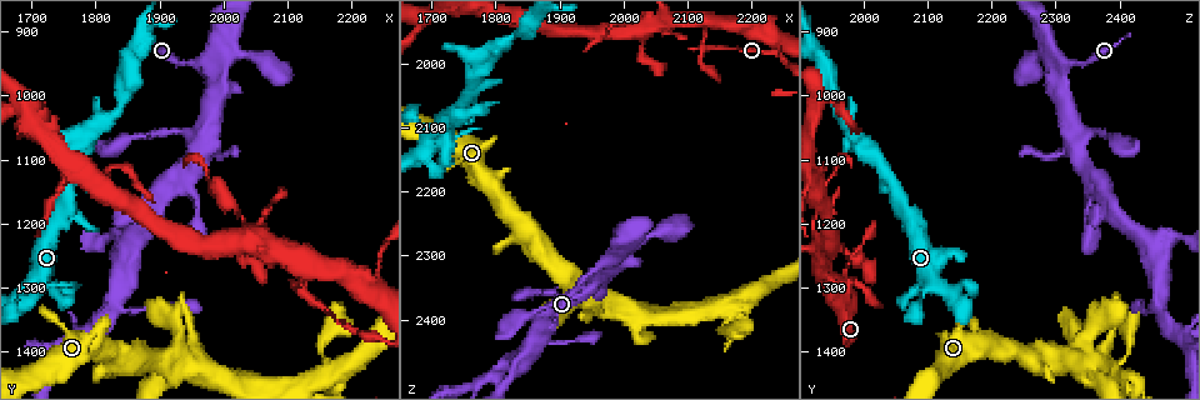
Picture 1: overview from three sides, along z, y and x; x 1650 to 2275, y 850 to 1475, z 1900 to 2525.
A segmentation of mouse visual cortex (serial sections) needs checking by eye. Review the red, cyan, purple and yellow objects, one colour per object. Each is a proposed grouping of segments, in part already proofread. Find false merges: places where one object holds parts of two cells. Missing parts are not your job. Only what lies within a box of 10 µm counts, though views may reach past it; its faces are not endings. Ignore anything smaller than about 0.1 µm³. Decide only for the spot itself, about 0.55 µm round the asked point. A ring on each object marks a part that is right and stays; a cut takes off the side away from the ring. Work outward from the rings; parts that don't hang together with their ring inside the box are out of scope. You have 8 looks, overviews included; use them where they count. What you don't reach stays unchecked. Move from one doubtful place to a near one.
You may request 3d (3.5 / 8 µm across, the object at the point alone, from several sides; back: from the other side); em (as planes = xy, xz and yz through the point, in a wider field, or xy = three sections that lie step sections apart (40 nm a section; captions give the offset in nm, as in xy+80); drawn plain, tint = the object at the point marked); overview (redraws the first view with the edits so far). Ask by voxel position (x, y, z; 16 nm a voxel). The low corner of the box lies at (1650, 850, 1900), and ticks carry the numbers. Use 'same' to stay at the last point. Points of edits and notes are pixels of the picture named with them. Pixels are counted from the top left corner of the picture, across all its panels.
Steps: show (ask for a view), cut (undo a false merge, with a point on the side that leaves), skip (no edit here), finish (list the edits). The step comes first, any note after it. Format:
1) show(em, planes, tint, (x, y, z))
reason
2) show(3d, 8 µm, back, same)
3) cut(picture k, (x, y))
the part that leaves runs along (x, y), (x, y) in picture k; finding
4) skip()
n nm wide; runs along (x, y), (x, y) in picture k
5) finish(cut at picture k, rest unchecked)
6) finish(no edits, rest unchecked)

show(3d, 3.5 µm, (1975, 945, 2310))
three-way junction

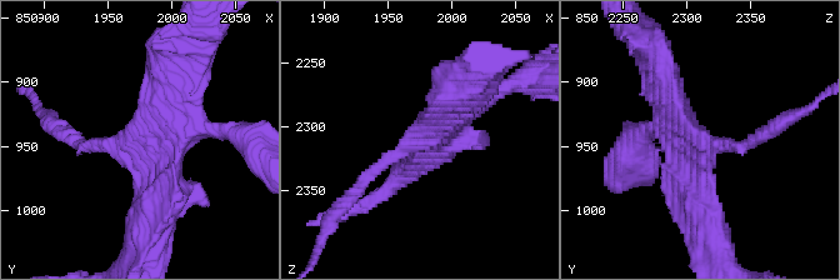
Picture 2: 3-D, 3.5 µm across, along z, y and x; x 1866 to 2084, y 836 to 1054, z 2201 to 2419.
show(em, xy, step 5, tint, (1974, 950, 2312))

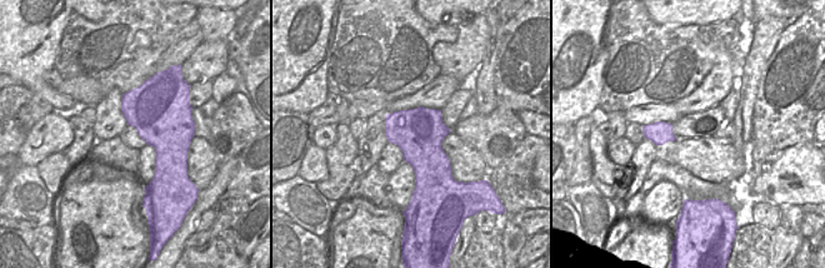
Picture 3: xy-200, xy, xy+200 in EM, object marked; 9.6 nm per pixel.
skip()
runs along (75, 139), (155, 161), (155, 220) in picture 2; all the same cell

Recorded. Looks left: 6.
show(3d, 3.5 µm, (1955, 1180, 2345))
a narrow waist

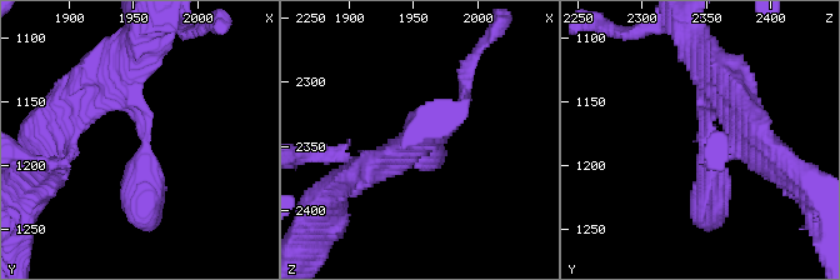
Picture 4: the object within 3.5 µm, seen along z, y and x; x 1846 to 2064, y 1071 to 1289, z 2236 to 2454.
show(em, xy, step 2, tint, (1960, 1180, 2348))
now the EM

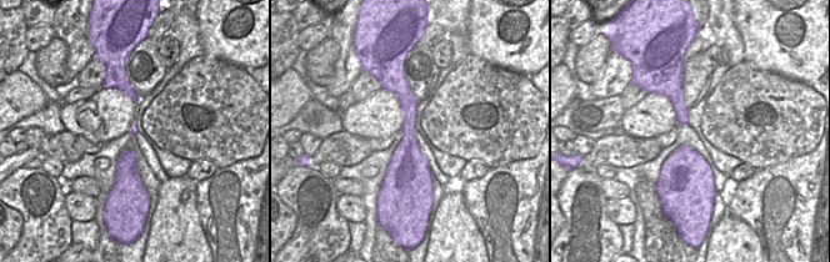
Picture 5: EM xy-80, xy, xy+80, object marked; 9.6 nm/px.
show(em, xy, step 3, tint, same)

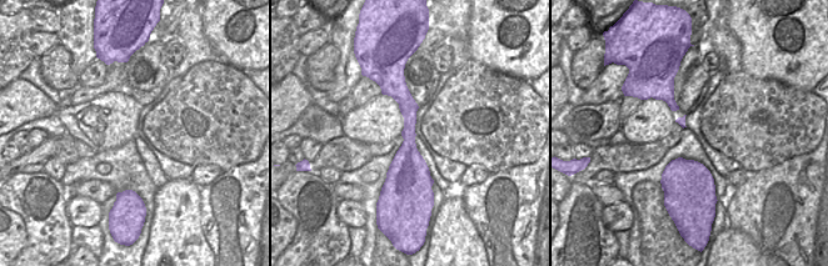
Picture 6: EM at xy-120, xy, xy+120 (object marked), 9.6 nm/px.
skip()
all the same cell

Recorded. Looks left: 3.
show(3d, 3.5 µm, (2160, 1435, 2380))
four arms meet

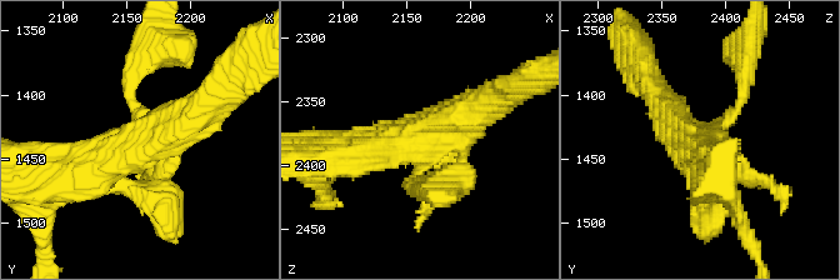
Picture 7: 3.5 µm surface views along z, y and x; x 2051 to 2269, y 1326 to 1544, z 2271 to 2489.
show(em, xy, step 1, tint, (2160, 1436, 2376))
now the EM

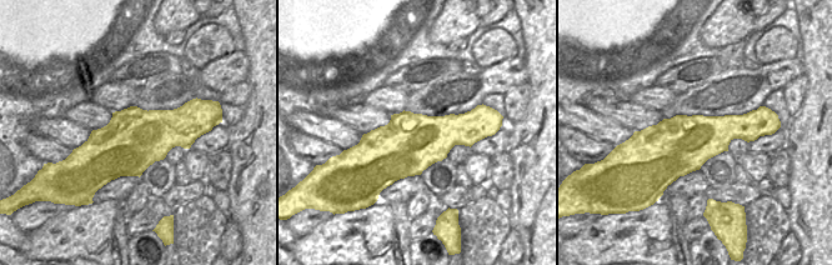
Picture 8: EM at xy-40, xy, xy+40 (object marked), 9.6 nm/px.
skip()
runs along (69, 180), (203, 106) in picture 7; one cell here

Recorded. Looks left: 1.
finish(no edits, rest unchecked)

